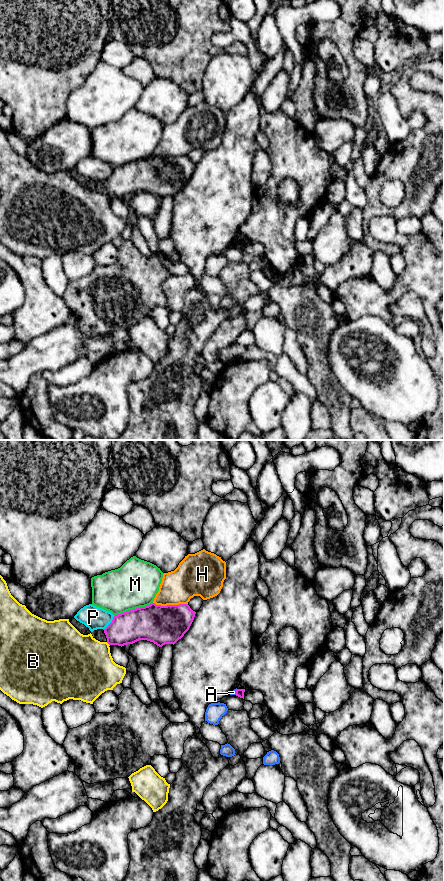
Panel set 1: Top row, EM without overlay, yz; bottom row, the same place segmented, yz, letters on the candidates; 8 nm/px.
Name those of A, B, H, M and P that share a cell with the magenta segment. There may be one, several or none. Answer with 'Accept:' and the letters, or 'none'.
Accept: none

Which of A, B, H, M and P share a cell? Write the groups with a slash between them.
A / B / H / M / P

